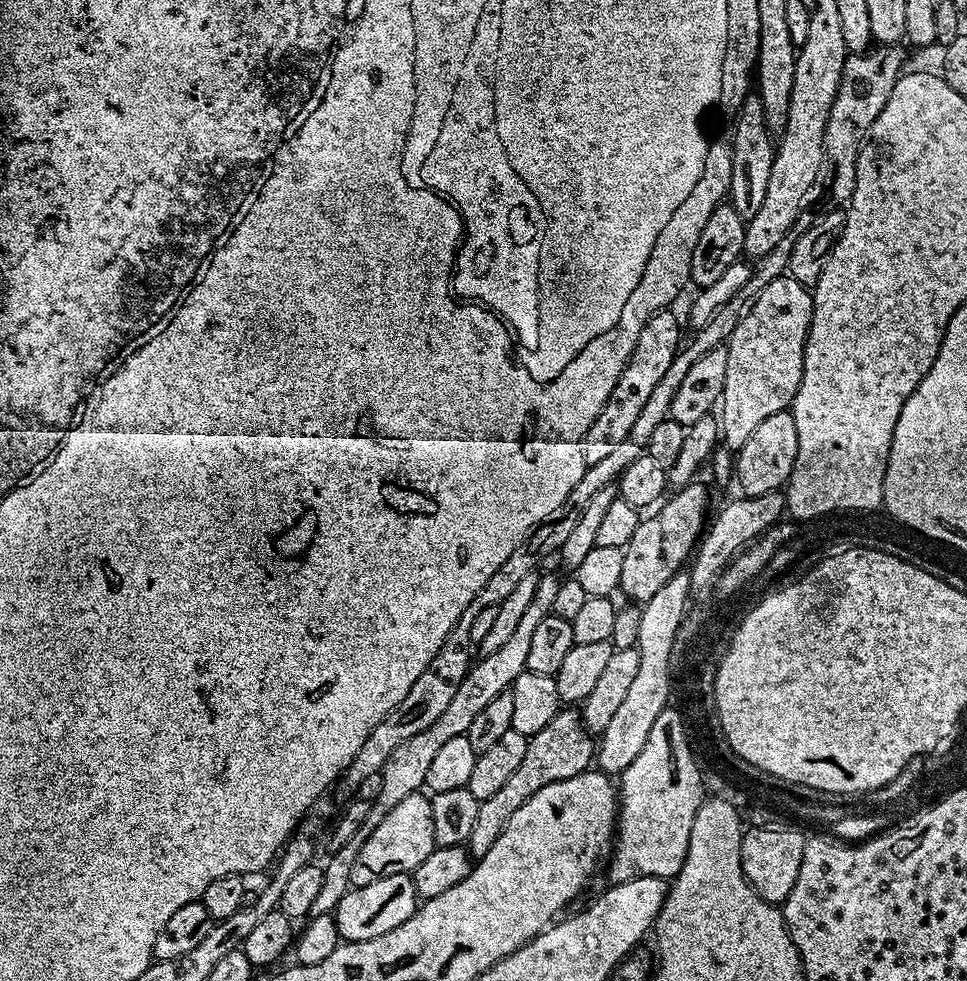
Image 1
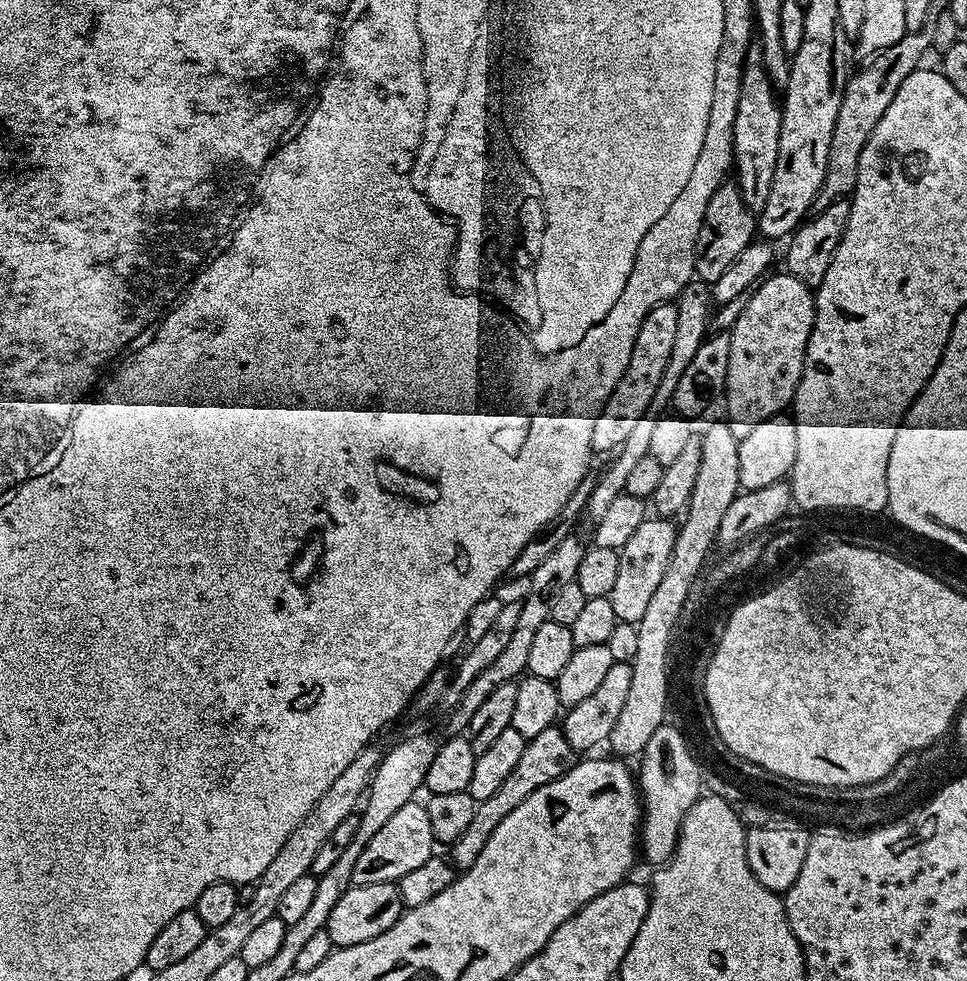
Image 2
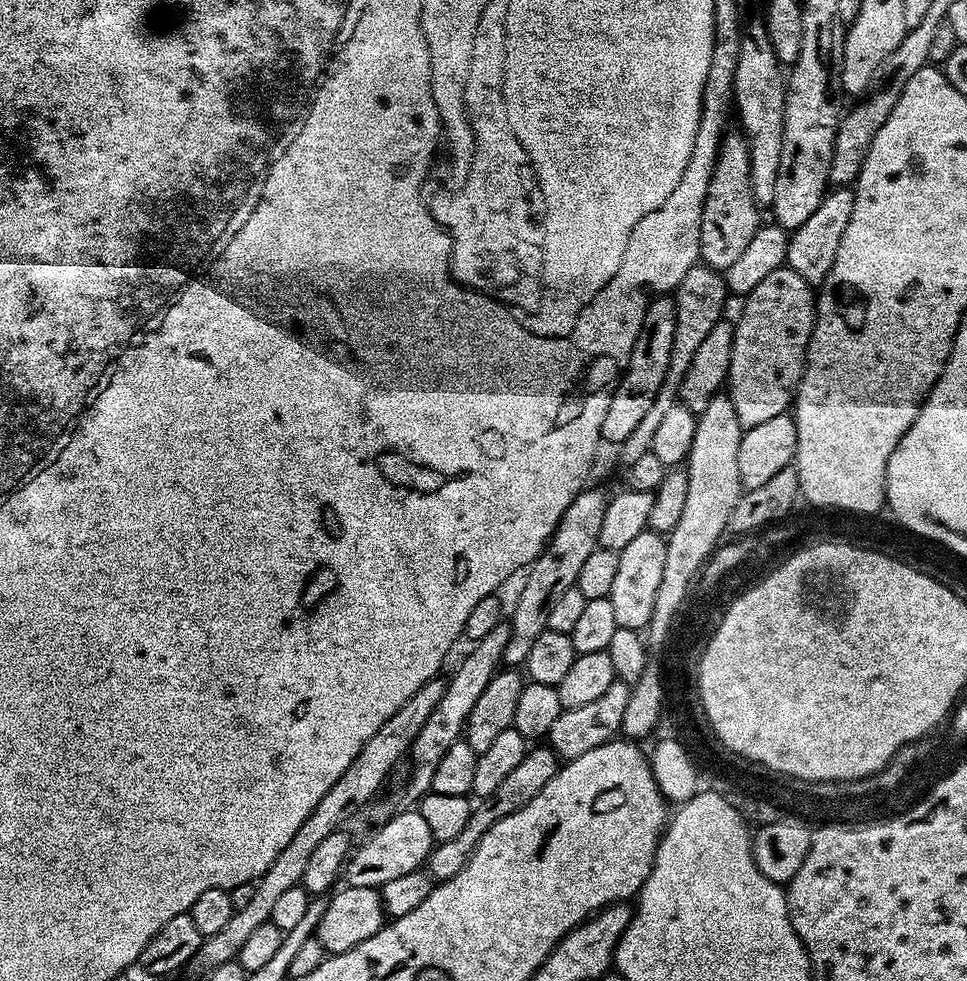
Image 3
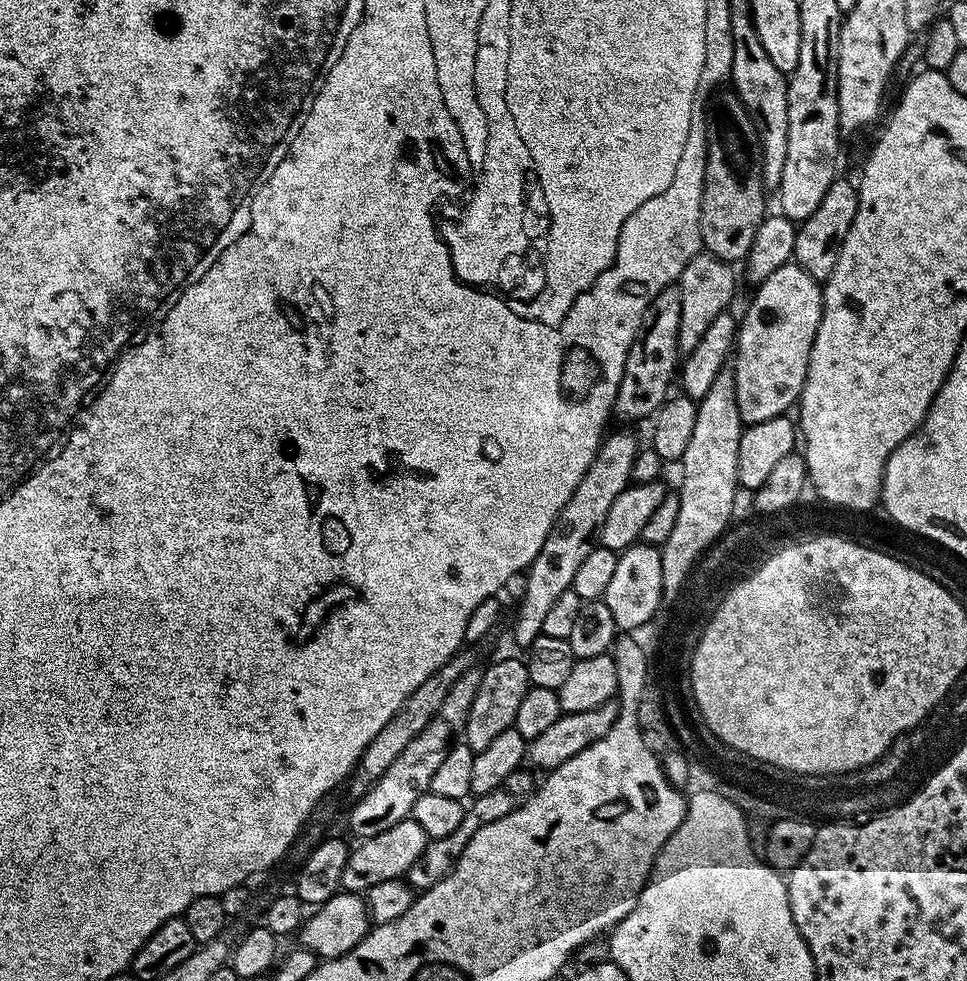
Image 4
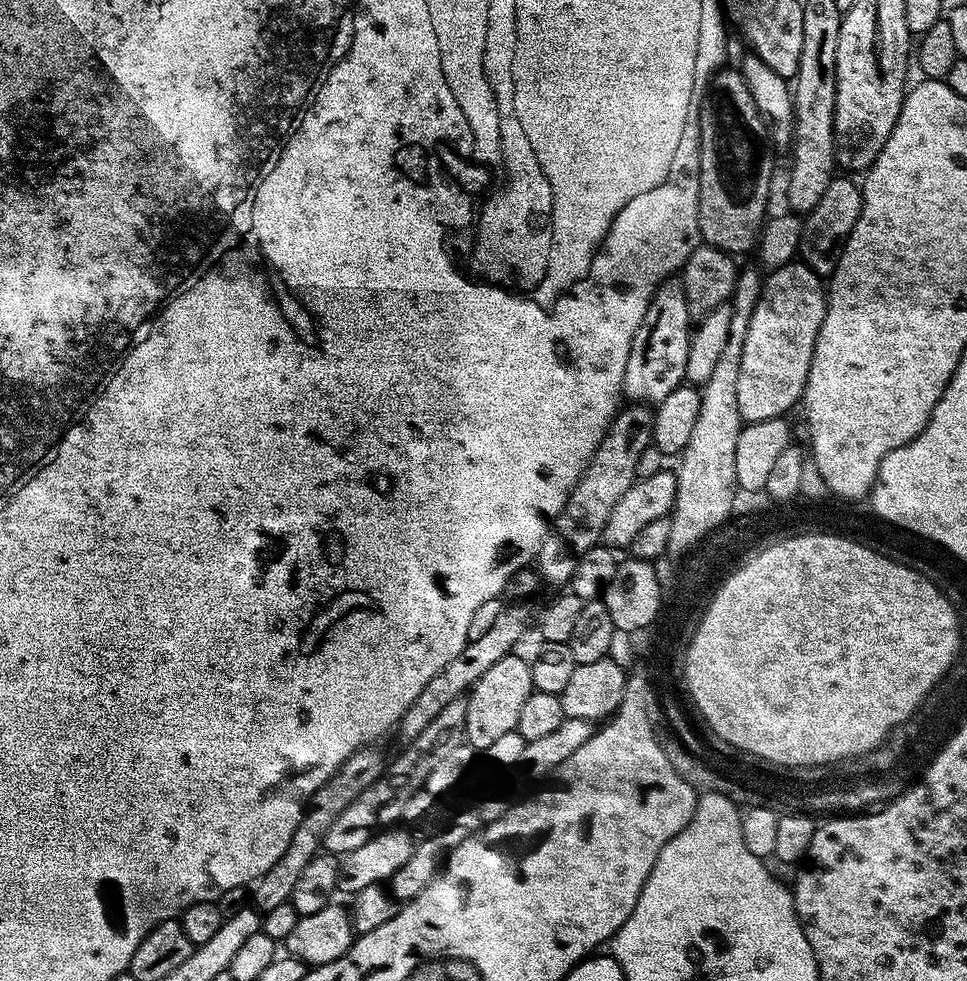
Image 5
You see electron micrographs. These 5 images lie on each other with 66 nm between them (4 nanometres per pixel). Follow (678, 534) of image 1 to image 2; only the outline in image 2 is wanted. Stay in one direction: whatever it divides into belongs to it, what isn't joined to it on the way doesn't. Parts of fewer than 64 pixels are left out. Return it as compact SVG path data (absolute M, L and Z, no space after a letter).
M646 518L642 526L638 526L633 536L626 541L626 546L618 549L618 578L614 582L611 594L614 614L621 624L639 624L642 614L646 614L646 606L654 595L658 582L662 582L662 574L666 574L666 566L670 566L670 554L674 554L674 546L678 535L677 525L668 518Z

